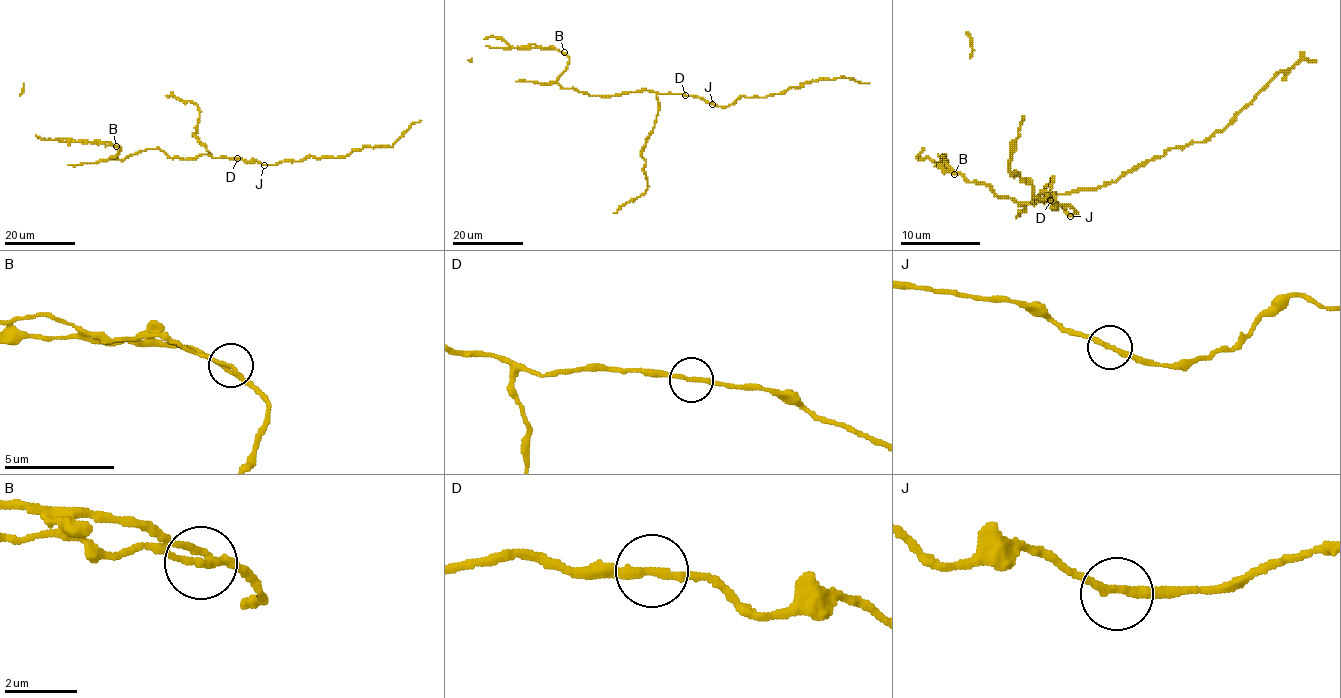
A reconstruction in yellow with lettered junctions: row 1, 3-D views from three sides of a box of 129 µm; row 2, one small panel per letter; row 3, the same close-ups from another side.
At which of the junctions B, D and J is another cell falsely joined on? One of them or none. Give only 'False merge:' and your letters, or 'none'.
False merge: B

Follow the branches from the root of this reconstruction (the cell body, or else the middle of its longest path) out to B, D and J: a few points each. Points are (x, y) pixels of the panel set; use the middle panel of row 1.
B: (633, 92), (601, 97), (562, 88), (556, 80), (569, 60), (563, 52)
D: (633, 92), (646, 90), (685, 95)
J: (633, 92), (646, 90), (661, 94), (684, 94), (701, 97), (712, 104)

